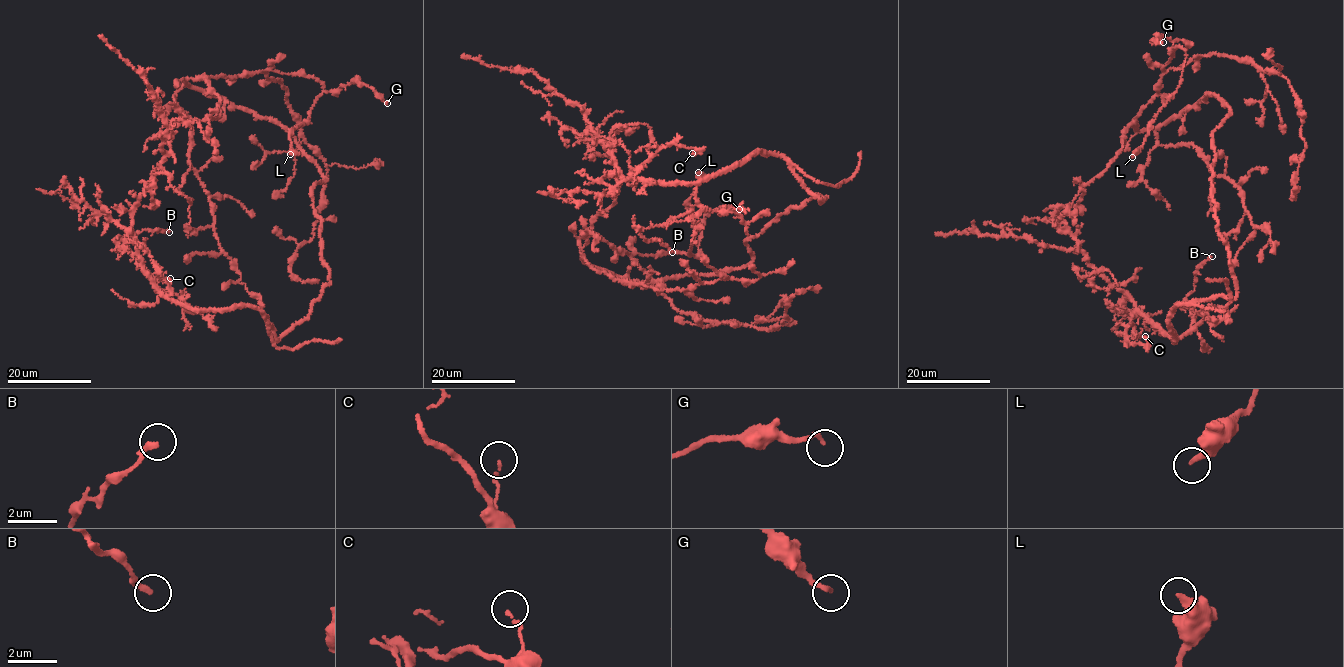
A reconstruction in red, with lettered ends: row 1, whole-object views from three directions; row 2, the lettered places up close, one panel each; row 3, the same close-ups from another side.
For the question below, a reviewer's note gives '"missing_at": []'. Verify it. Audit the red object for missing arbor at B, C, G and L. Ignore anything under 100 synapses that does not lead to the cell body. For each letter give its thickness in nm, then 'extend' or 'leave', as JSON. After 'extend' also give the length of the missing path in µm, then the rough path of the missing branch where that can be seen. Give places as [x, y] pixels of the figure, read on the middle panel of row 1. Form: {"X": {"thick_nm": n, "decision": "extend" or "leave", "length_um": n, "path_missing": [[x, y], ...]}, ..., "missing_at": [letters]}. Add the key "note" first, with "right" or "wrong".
{"note": "right", "B": {"thick_nm": 240, "decision": "leave"}, "C": {"thick_nm": 130, "decision": "leave"}, "G": {"thick_nm": 170, "decision": "leave"}, "L": {"thick_nm": 300, "decision": "leave"}, "missing_at": []}

